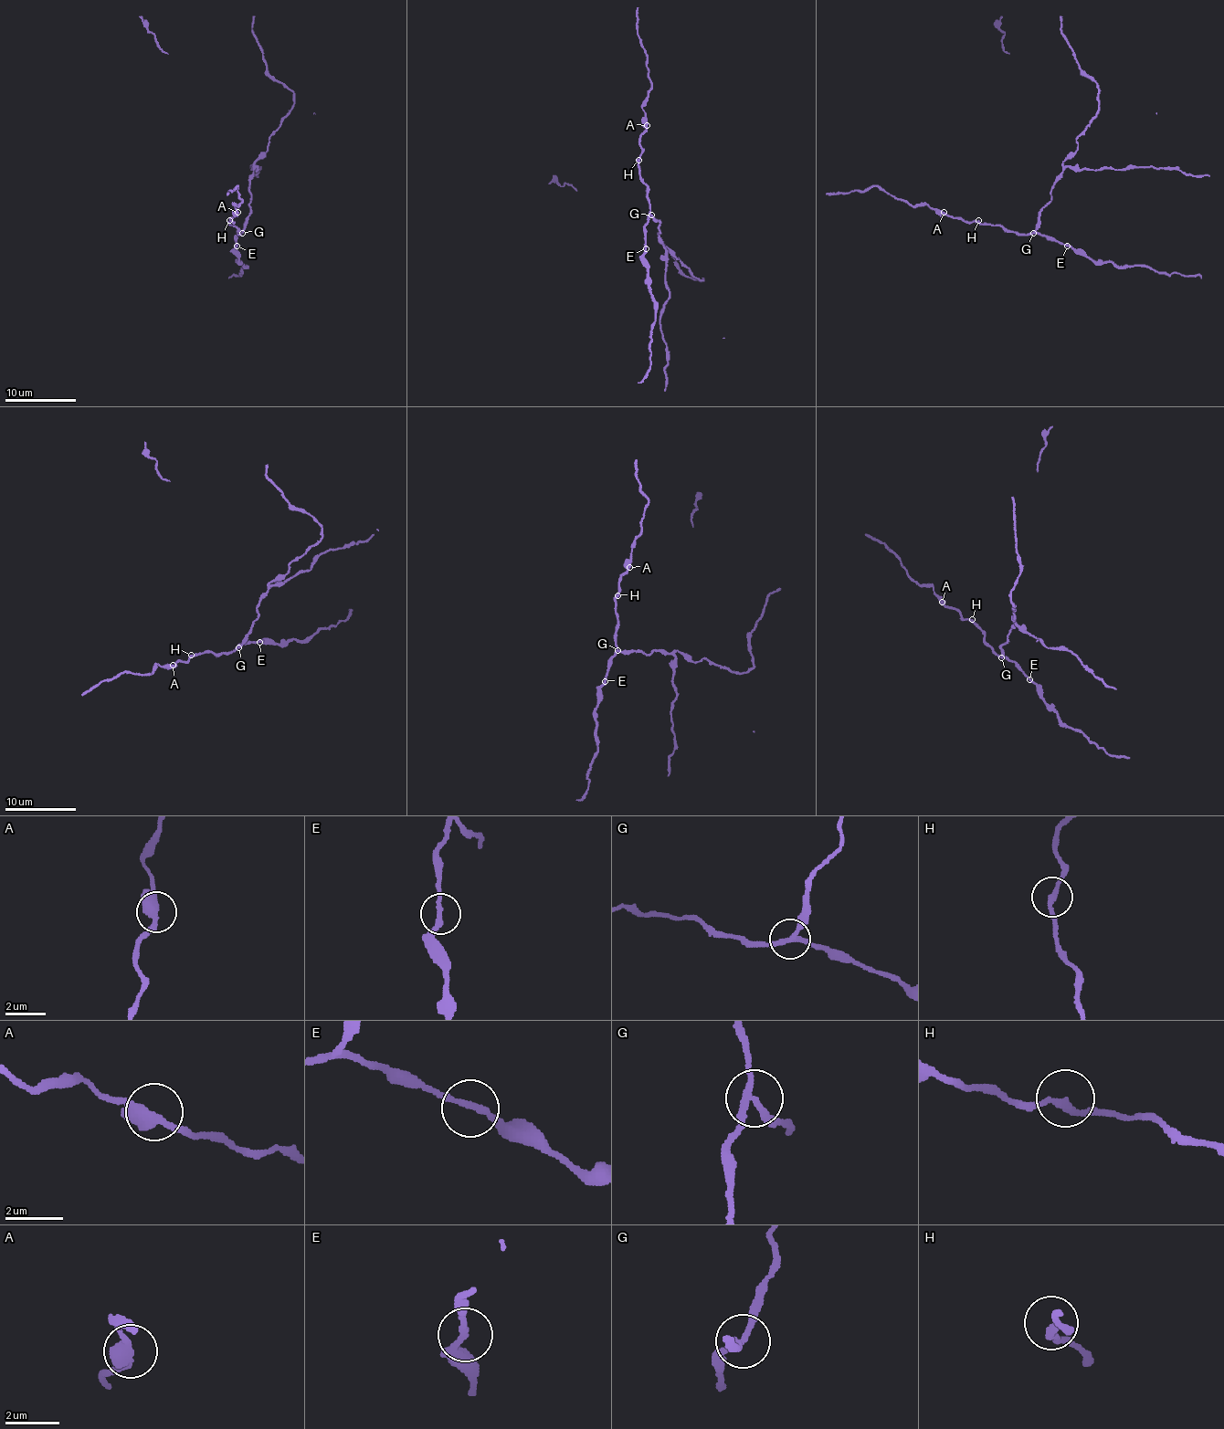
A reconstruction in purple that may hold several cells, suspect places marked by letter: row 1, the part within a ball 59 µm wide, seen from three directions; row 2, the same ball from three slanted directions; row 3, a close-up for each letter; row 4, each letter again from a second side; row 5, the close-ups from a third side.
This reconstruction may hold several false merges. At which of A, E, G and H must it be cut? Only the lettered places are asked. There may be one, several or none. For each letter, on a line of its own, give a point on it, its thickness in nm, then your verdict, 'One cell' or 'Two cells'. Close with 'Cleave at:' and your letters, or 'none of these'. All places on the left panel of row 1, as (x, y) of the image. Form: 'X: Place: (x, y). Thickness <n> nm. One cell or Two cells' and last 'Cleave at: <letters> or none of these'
A: Place: (237, 212). Thickness 360 nm. One cell
E: Place: (237, 246). Thickness 200 nm. One cell
G: Place: (242, 233). Thickness 200 nm. Two cells
H: Place: (229, 220). Thickness 240 nm. One cell
Cleave at: G

